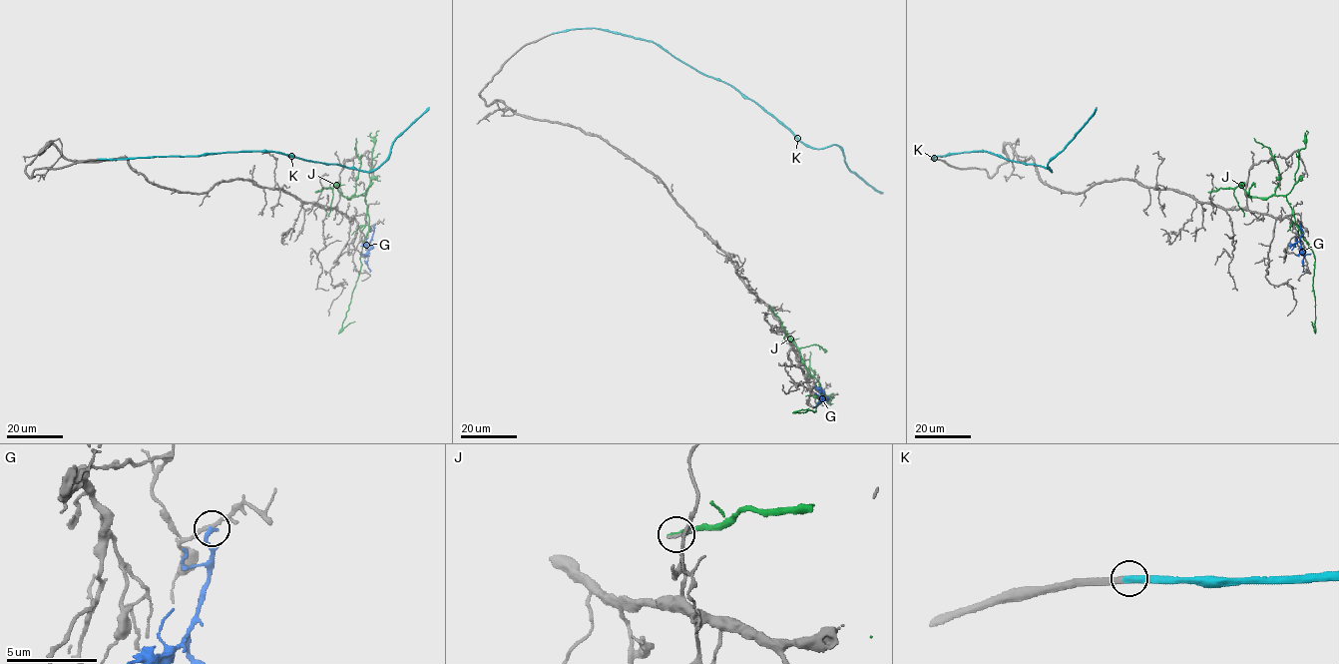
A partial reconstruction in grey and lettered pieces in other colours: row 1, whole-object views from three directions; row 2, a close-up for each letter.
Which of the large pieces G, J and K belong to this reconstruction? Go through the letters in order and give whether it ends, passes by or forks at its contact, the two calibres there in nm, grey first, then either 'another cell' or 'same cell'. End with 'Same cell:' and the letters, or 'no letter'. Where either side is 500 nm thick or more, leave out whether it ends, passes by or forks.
G: it ends | 170/240 nm | another cell
J: it ends | 180/400 nm | another cell
K: it ends | 300/360 nm | same cell
Same cell: K

